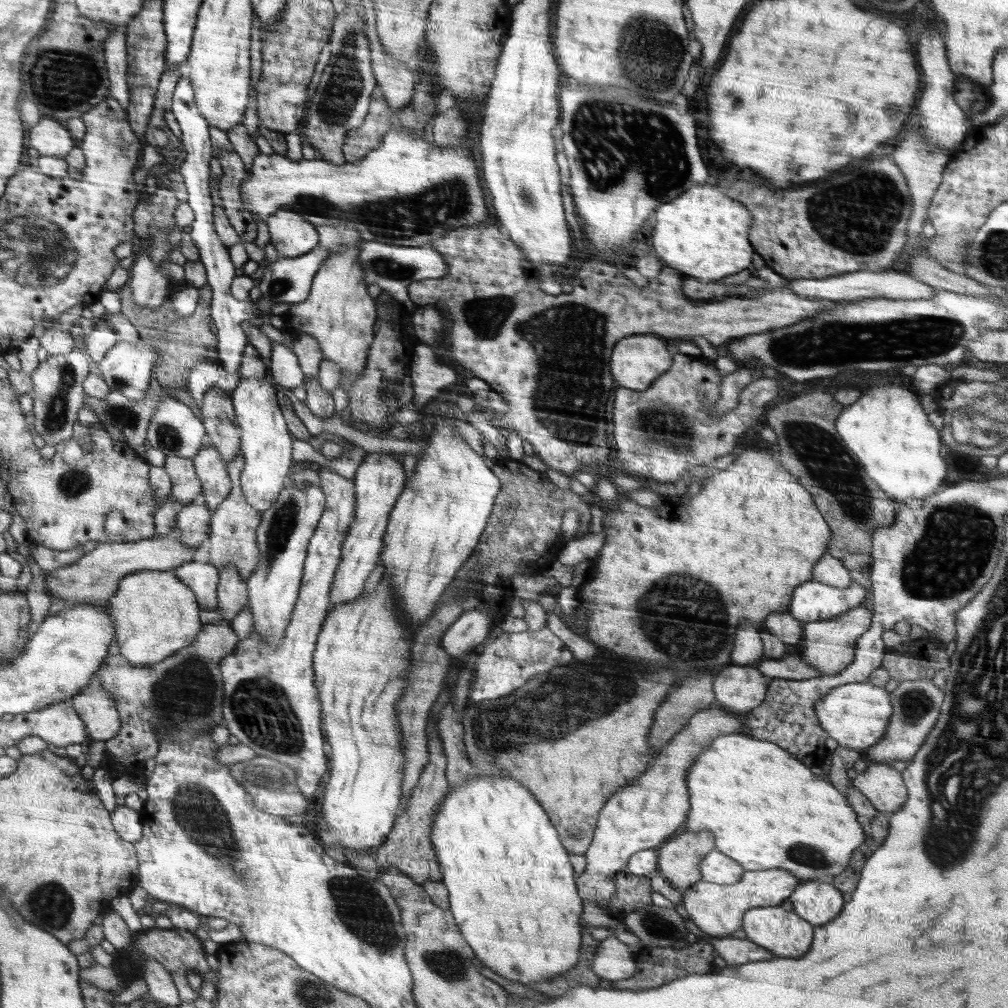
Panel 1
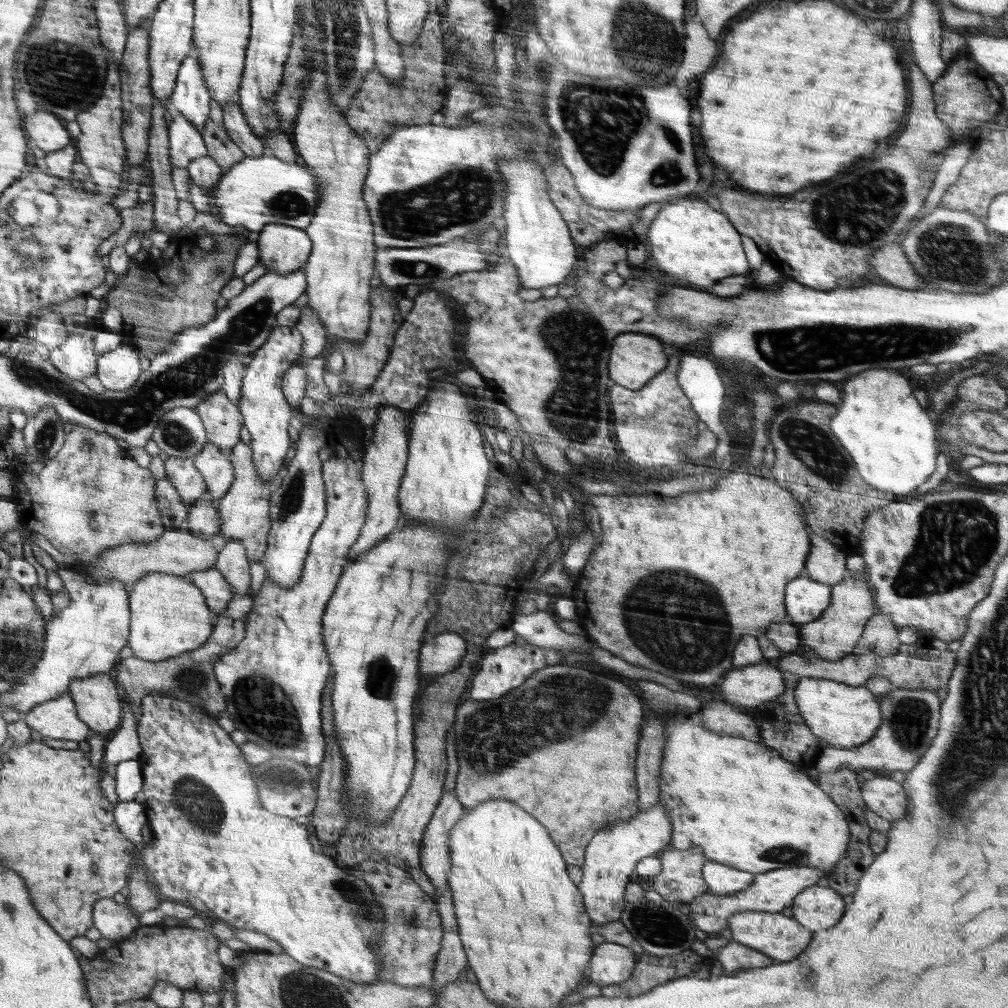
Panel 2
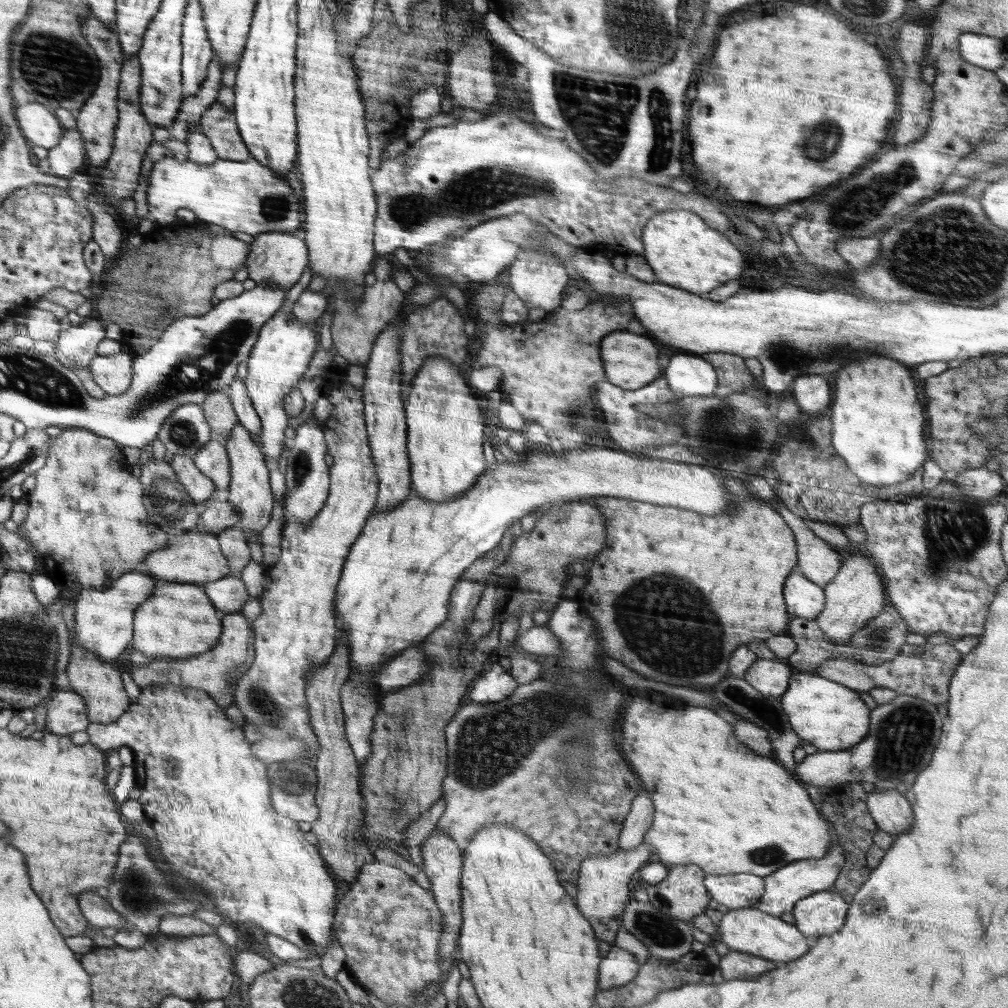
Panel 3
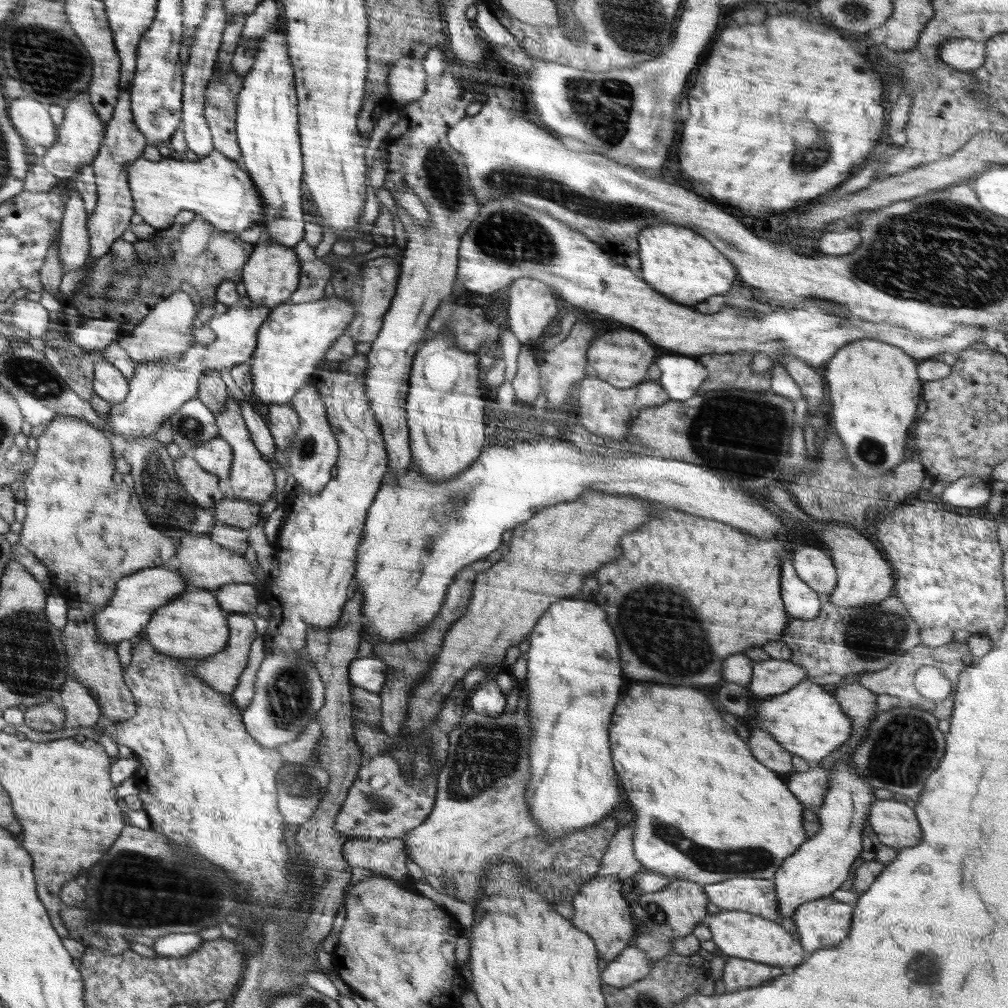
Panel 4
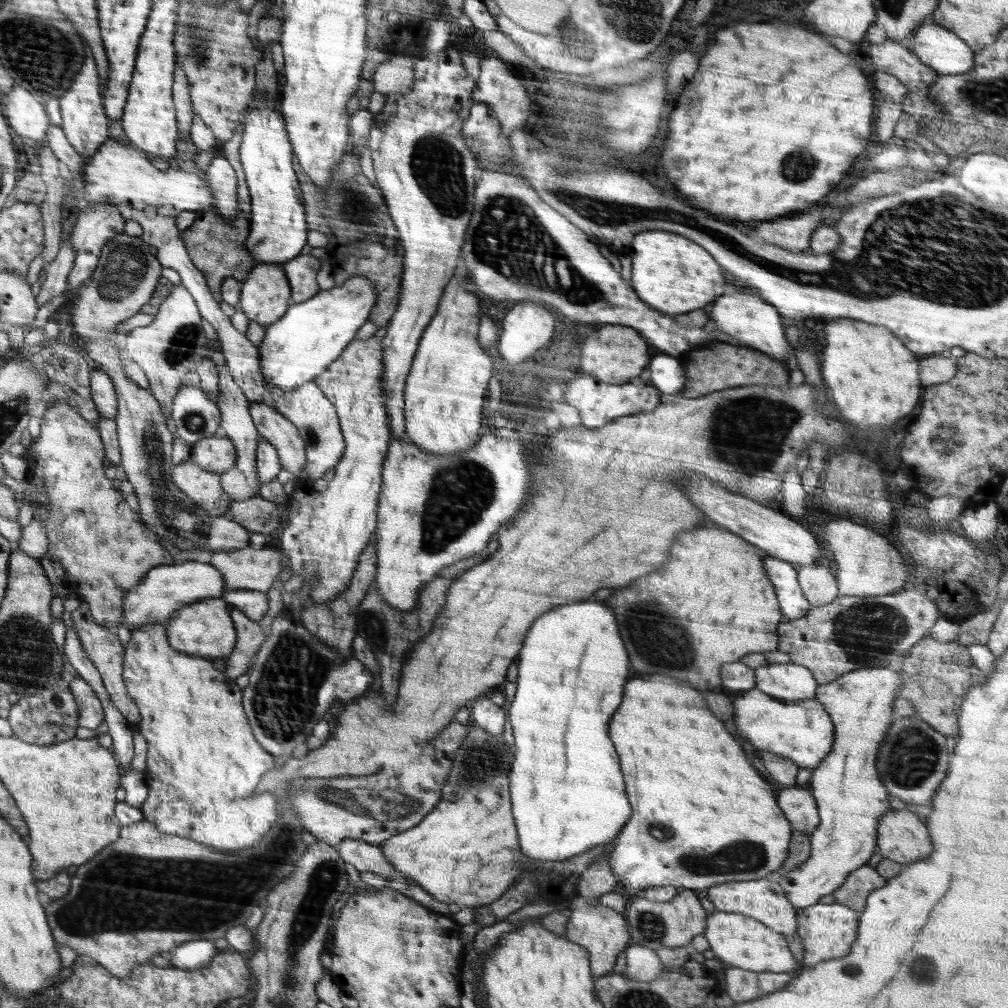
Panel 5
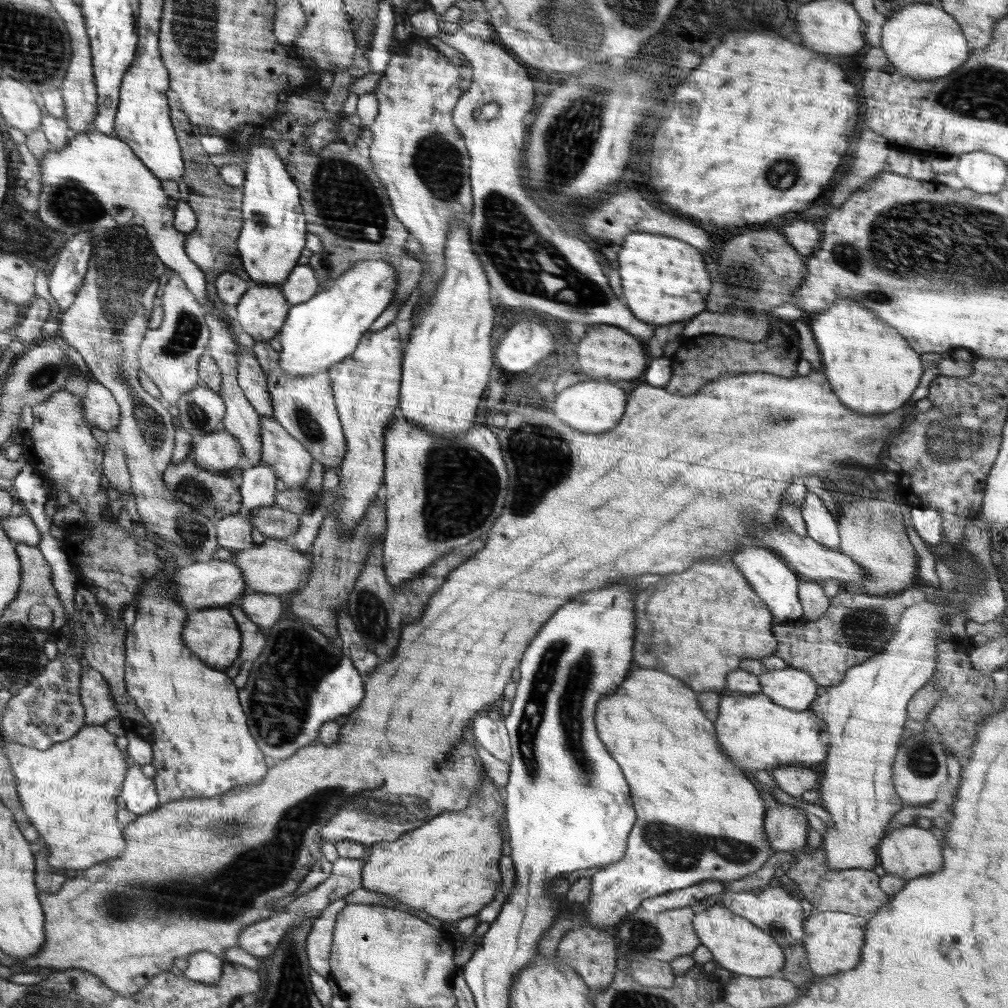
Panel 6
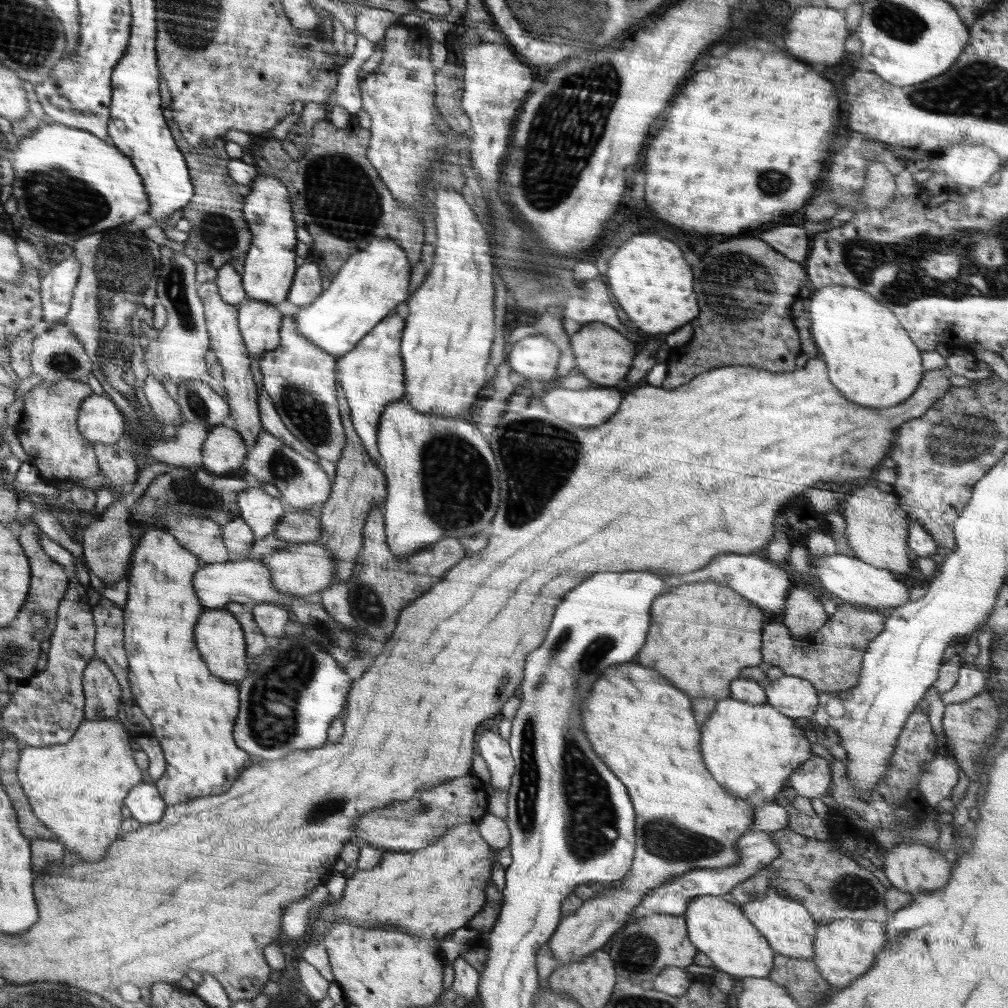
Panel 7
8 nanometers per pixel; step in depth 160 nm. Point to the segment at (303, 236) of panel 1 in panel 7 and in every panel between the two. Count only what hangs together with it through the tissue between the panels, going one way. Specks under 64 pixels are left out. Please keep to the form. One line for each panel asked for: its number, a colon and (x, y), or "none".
2: (283, 249)
3: (276, 259)
4: (271, 274)
5: (265, 296)
6: (261, 312)
7: (260, 321)

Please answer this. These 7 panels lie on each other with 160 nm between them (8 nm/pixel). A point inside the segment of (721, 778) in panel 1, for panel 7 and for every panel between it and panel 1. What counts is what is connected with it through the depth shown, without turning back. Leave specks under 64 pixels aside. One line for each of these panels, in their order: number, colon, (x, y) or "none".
2: (746, 807)
3: (716, 804)
4: (706, 811)
5: (697, 805)
6: (652, 726)
7: (654, 749)

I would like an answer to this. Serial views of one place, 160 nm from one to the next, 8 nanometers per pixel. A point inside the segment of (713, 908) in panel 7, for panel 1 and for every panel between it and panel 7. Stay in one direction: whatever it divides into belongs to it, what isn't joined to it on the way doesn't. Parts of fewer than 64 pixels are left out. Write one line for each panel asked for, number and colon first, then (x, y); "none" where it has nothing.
1: (784, 933)
2: (782, 938)
3: (748, 930)
4: (736, 933)
5: (739, 941)
6: (736, 944)

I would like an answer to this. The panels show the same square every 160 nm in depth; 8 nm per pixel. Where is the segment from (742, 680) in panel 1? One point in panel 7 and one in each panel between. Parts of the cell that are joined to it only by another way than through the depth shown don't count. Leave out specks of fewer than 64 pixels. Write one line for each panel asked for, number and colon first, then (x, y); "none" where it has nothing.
2: (747, 687)
3: (770, 677)
4: (771, 677)
5: (789, 682)
6: (795, 689)
7: (793, 696)

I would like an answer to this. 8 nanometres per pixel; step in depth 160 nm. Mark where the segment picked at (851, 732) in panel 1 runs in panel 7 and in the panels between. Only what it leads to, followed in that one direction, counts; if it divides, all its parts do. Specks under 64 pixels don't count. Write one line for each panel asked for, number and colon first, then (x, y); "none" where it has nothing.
2: (846, 716)
3: (827, 714)
4: (807, 721)
5: (802, 730)
6: (755, 733)
7: (751, 749)

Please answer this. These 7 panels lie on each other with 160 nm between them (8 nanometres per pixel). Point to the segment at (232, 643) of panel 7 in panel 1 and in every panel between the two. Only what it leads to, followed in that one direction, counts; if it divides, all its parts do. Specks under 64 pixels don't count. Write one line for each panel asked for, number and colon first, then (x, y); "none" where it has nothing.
1: (154, 613)
2: (169, 614)
3: (179, 620)
4: (193, 625)
5: (203, 629)
6: (214, 632)

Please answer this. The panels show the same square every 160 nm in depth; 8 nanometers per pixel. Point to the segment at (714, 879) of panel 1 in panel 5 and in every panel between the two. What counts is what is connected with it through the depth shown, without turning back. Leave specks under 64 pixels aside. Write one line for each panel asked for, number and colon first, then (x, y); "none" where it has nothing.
2: (721, 879)
3: (737, 891)
4: (758, 897)
5: (765, 901)

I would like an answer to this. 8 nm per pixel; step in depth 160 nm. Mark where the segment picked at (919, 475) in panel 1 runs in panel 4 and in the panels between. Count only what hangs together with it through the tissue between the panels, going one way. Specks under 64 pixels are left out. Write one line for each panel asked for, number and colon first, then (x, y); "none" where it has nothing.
2: (892, 440)
3: (878, 421)
4: (874, 387)

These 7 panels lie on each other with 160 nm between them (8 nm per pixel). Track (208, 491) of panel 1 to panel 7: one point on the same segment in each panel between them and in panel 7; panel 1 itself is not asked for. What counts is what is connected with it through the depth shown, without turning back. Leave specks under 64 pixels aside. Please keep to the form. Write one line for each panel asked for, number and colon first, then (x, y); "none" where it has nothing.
2: (219, 474)
3: (212, 459)
4: (216, 456)
5: (218, 454)
6: (220, 450)
7: (223, 450)

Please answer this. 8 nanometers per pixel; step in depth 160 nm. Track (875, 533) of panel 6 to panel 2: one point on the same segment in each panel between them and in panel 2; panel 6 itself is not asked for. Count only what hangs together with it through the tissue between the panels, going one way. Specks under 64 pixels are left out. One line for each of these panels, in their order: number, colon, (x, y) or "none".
2: (835, 633)
3: (855, 595)
4: (863, 576)
5: (869, 564)

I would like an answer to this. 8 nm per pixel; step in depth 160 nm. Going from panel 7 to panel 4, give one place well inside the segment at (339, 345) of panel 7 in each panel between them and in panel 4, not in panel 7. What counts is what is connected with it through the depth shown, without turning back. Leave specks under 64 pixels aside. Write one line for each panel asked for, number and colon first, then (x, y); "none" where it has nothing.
4: (294, 338)
5: (311, 335)
6: (318, 333)

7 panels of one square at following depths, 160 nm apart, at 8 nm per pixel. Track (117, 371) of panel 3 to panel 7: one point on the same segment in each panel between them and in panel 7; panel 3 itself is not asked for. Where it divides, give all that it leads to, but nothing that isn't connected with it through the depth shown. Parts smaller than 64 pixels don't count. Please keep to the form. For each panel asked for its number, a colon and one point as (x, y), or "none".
4: (109, 384)
5: (104, 394)
6: (101, 409)
7: (99, 421)

